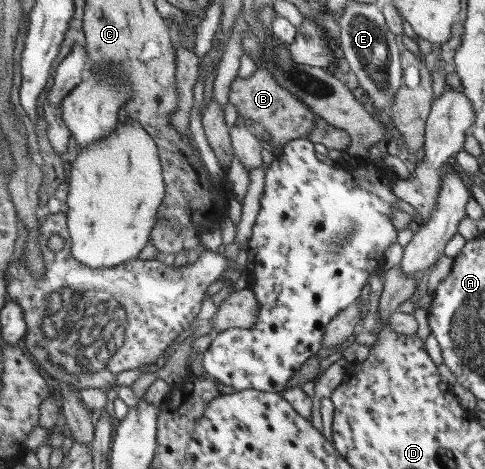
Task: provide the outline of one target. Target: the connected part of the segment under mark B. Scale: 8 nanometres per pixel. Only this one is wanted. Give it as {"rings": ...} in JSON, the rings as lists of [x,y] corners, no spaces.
{"rings":[[[258,68],[248,79],[236,76],[230,83],[228,99],[236,105],[238,115],[262,126],[268,135],[267,146],[275,154],[283,152],[290,140],[309,138],[310,132],[316,129],[316,114],[300,98],[280,86],[268,68]]]}

